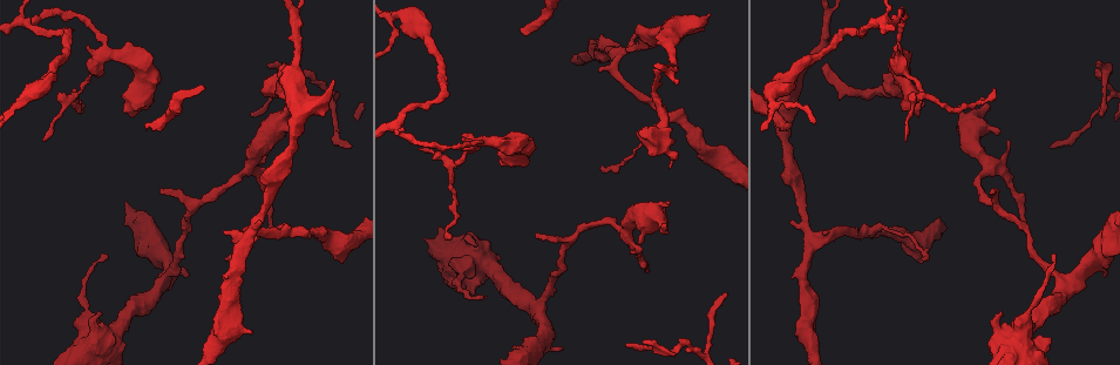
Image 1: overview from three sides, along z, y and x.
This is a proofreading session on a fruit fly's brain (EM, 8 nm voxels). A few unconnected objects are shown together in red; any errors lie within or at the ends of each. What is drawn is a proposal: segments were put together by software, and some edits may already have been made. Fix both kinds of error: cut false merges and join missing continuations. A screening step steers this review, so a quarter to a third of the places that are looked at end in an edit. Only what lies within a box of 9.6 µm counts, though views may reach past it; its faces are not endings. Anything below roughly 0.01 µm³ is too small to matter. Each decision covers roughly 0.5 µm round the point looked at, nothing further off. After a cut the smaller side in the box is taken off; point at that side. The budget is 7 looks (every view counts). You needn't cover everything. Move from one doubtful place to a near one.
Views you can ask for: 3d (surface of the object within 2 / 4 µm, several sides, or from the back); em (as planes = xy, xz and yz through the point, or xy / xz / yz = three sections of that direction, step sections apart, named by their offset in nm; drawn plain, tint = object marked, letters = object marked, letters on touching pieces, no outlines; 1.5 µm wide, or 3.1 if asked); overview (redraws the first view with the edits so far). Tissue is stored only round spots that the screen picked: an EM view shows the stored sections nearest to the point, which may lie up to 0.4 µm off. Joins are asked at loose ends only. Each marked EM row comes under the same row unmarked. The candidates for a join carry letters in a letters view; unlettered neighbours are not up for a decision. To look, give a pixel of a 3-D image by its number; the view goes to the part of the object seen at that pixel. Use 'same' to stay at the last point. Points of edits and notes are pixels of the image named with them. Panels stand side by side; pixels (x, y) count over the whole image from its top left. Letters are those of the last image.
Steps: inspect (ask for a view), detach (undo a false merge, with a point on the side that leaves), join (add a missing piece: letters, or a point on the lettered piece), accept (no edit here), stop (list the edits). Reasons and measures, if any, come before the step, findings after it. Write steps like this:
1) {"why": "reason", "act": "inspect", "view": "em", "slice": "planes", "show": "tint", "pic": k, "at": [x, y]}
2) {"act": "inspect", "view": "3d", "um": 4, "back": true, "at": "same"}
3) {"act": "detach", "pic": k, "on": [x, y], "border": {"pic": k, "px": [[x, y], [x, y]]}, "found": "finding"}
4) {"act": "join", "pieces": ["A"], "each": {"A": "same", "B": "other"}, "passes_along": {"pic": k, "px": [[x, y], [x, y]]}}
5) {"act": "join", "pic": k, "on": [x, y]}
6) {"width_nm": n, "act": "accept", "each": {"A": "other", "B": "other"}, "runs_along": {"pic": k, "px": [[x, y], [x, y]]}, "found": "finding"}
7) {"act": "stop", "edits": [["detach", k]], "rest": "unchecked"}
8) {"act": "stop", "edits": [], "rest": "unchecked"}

{"act": "inspect", "view": "3d", "um": 2, "pic": 1, "at": [572, 239]}

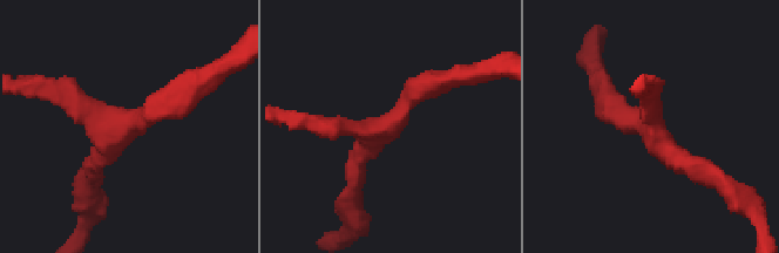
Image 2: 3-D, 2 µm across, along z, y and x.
{"why": "now the EM", "act": "inspect", "view": "em", "slice": "planes", "show": "letters", "pic": 2, "at": [652, 133]}

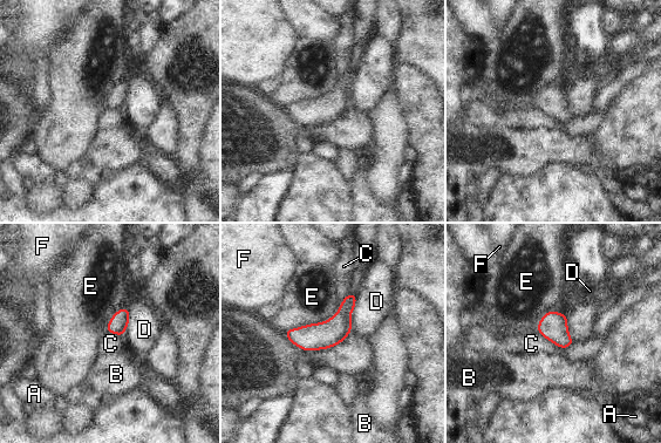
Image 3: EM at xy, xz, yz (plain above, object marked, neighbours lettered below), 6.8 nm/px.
{"act": "accept", "each": {"A": "other", "B": "other", "C": "other", "D": "other", "E": "other", "F": "other"}, "found": "one cell here"}

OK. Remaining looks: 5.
{"why": "free end", "act": "inspect", "view": "em", "slice": "yz", "step": 4, "show": "letters", "pic": 1, "at": [981, 96]}

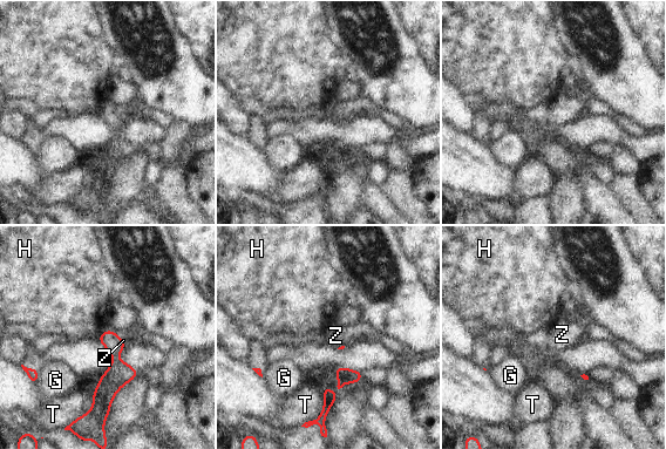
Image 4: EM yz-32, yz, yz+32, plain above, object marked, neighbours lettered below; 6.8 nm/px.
{"act": "inspect", "view": "em", "slice": "planes", "show": "letters", "at": "same"}

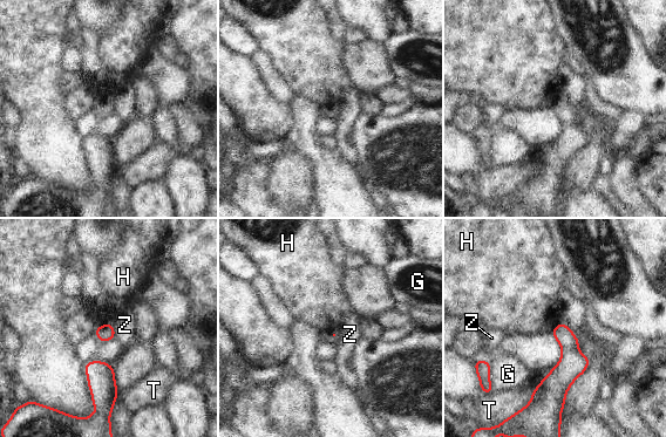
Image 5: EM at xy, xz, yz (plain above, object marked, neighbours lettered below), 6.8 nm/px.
{"longest_contact_nm": ["Z", 110], "act": "accept", "each": {"G": "other", "H": "other", "T": "other", "Z": "other"}, "border": {"pic": 5, "px": [[110, 322], [97, 326]]}, "found": "no lettered piece goes on from it"}

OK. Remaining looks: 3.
{"why": "free end", "act": "inspect", "view": "3d", "um": 2, "pic": 1, "at": [649, 271]}

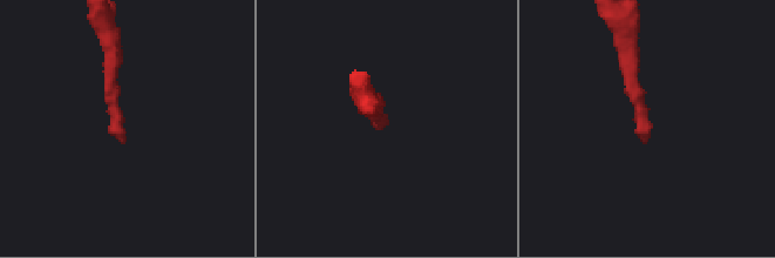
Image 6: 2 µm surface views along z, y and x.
{"why": "need the tissue", "act": "inspect", "view": "em", "slice": "xy", "step": 4, "show": "letters", "pic": 6, "at": [124, 137]}

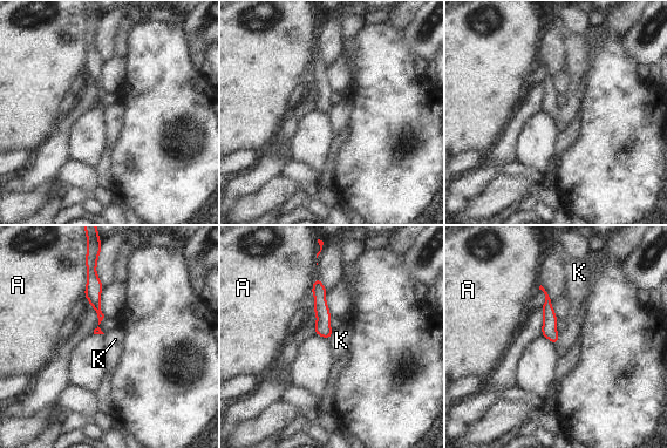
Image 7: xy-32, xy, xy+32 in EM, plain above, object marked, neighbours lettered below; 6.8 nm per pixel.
{"act": "accept", "each": {"A": "other", "K": "other"}, "border": {"pic": 7, "px": [[559, 333], [556, 345]]}, "found": "no lettered piece goes on from it"}

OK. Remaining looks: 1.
{"act": "stop", "edits": [], "rest": "unchecked"}

